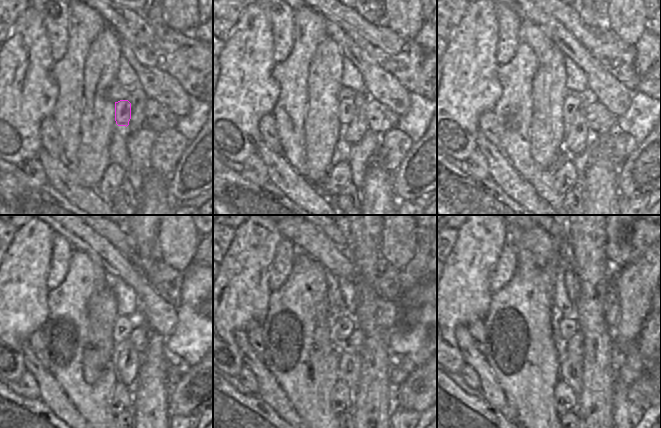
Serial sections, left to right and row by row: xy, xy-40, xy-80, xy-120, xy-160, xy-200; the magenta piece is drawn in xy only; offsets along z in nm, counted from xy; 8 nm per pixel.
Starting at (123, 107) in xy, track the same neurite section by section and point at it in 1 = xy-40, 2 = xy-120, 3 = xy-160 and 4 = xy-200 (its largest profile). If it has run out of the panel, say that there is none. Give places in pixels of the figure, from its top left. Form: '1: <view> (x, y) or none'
1: xy-40 (347, 105)
2: xy-120 (124, 325)
3: xy-160 (345, 324)
4: xy-200 (568, 325)

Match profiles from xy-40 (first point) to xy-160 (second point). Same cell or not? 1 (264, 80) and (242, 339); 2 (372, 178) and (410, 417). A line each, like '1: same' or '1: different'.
1: different
2: different

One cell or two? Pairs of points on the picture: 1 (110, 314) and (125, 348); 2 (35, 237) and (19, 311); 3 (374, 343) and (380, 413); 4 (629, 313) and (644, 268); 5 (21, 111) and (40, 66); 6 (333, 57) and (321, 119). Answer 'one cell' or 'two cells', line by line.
1: two cells
2: one cell
3: one cell
4: one cell
5: one cell
6: one cell

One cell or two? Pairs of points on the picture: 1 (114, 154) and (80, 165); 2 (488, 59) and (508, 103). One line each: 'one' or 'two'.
1: two
2: two

